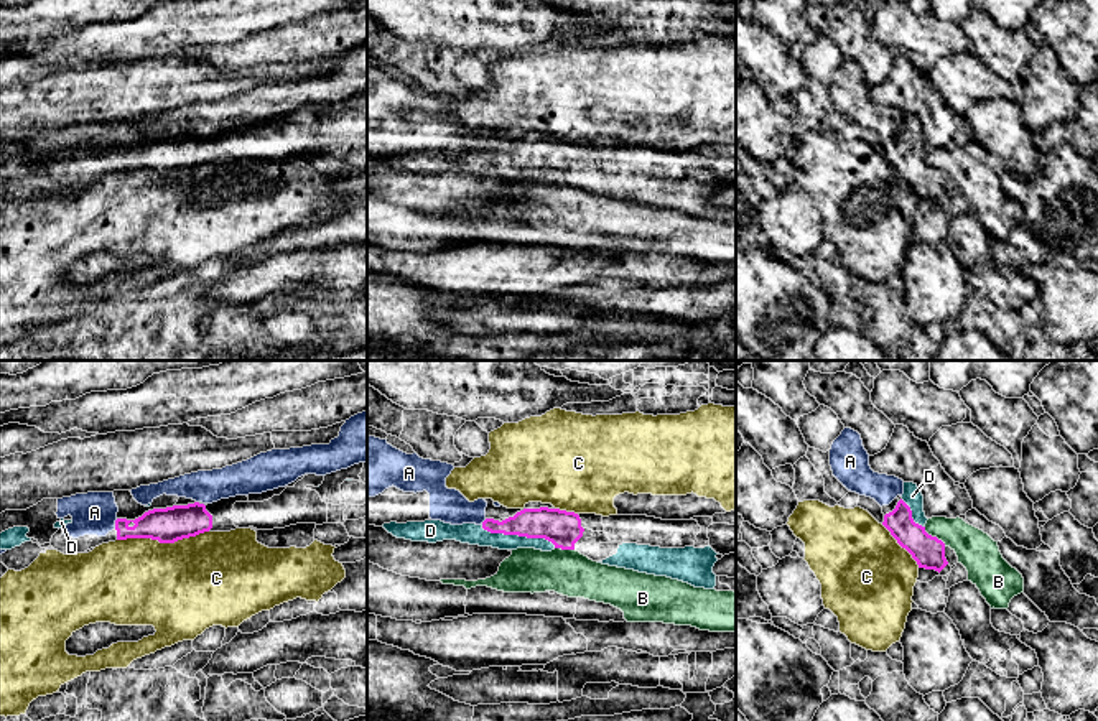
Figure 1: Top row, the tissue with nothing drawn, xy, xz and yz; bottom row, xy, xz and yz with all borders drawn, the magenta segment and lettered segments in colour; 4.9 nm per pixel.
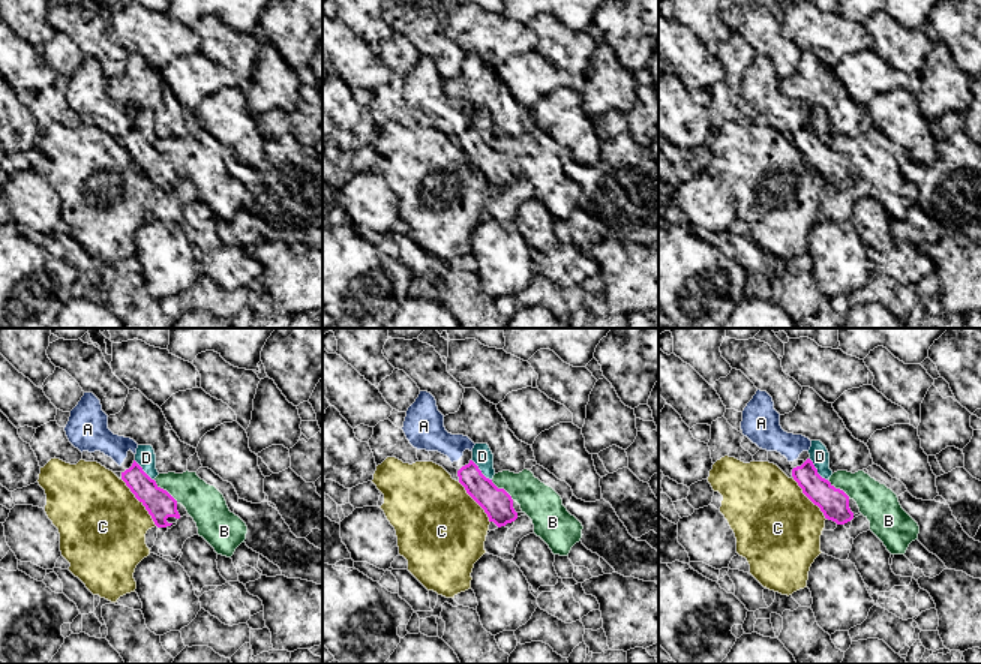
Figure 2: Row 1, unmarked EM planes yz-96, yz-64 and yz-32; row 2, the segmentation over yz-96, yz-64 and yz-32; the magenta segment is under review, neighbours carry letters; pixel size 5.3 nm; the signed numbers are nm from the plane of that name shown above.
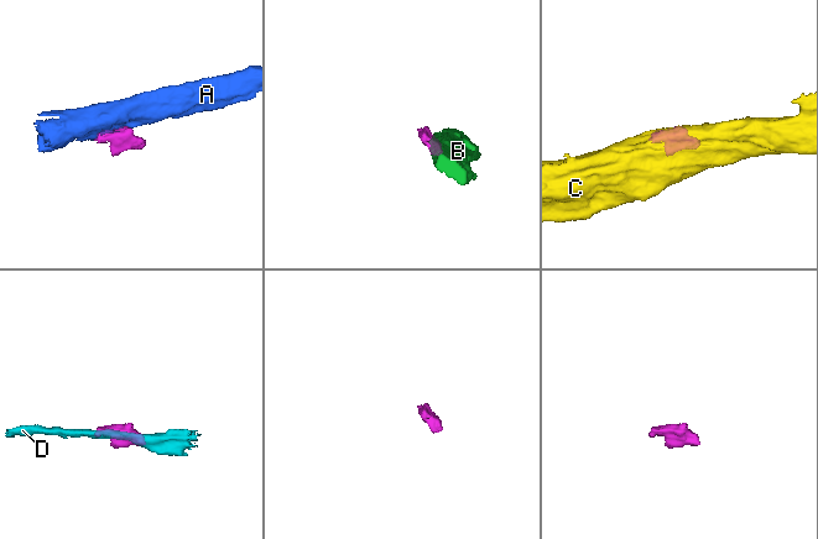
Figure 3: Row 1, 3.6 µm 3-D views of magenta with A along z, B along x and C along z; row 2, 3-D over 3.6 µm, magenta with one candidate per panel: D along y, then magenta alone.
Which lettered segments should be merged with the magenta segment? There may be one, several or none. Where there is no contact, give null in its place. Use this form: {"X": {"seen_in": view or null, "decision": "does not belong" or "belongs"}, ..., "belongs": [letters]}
{"A": {"seen_in": "xy", "decision": "does not belong"}, "B": {"seen_in": "yz", "decision": "does not belong"}, "C": {"seen_in": "xy", "decision": "does not belong"}, "D": {"seen_in": "xz", "decision": "belongs"}, "belongs": ["D"]}

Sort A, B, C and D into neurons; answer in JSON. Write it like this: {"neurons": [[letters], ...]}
{"neurons": [["A"], ["B"], ["C"], ["D"]]}

